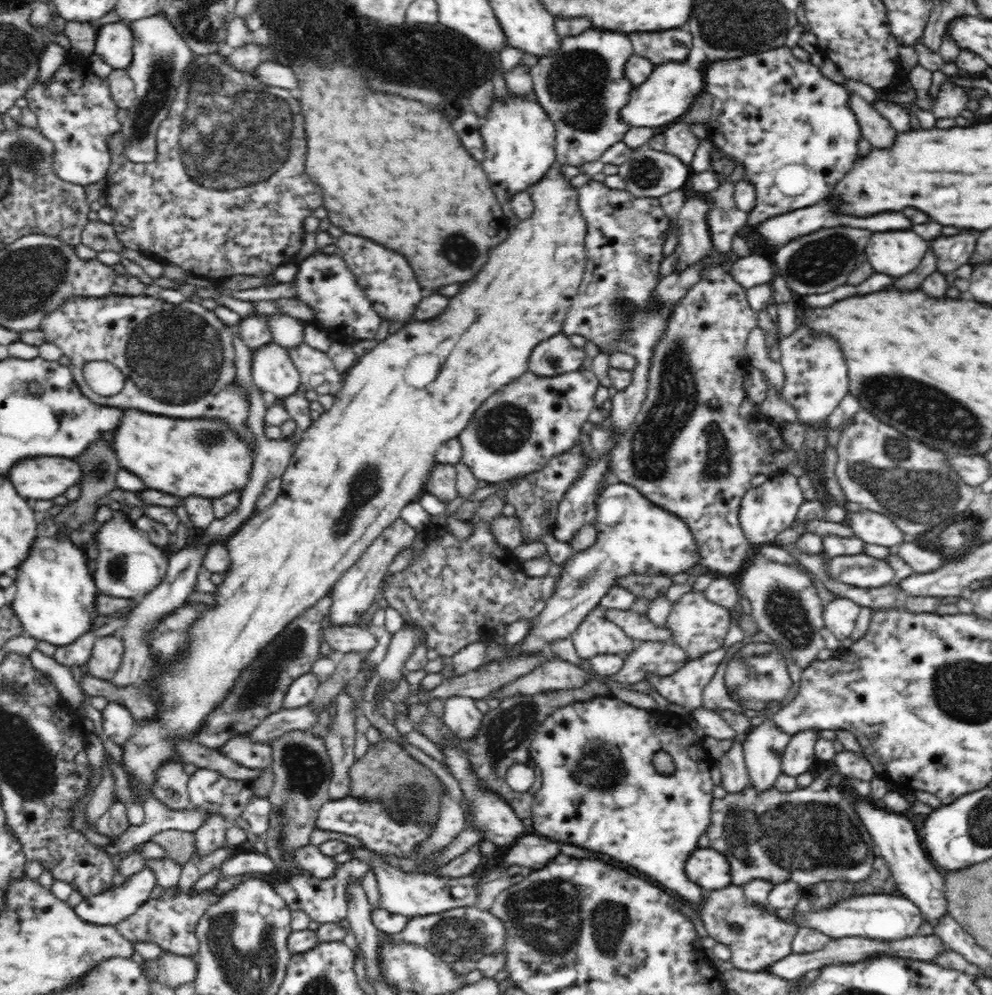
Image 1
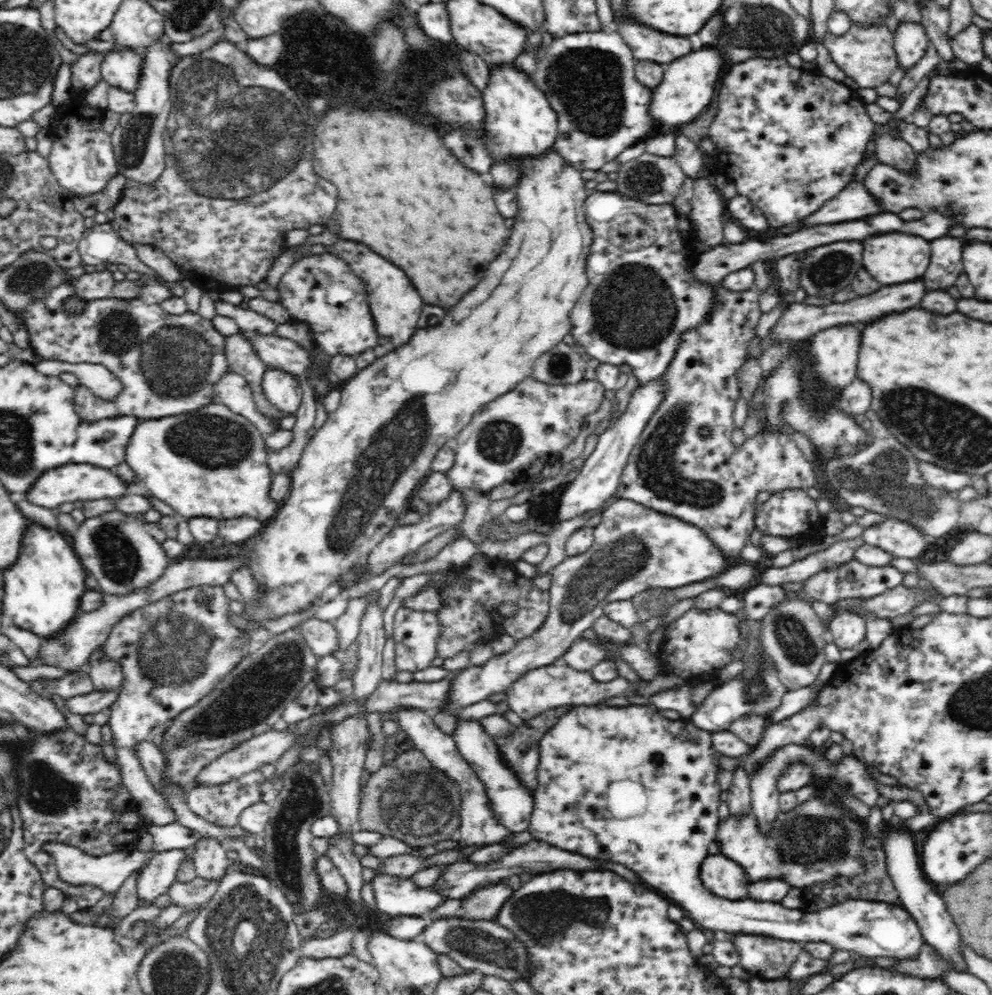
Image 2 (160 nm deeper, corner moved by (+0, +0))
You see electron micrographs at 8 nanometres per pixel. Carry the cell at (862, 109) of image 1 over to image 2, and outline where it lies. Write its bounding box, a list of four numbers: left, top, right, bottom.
[874,131,917,174]

